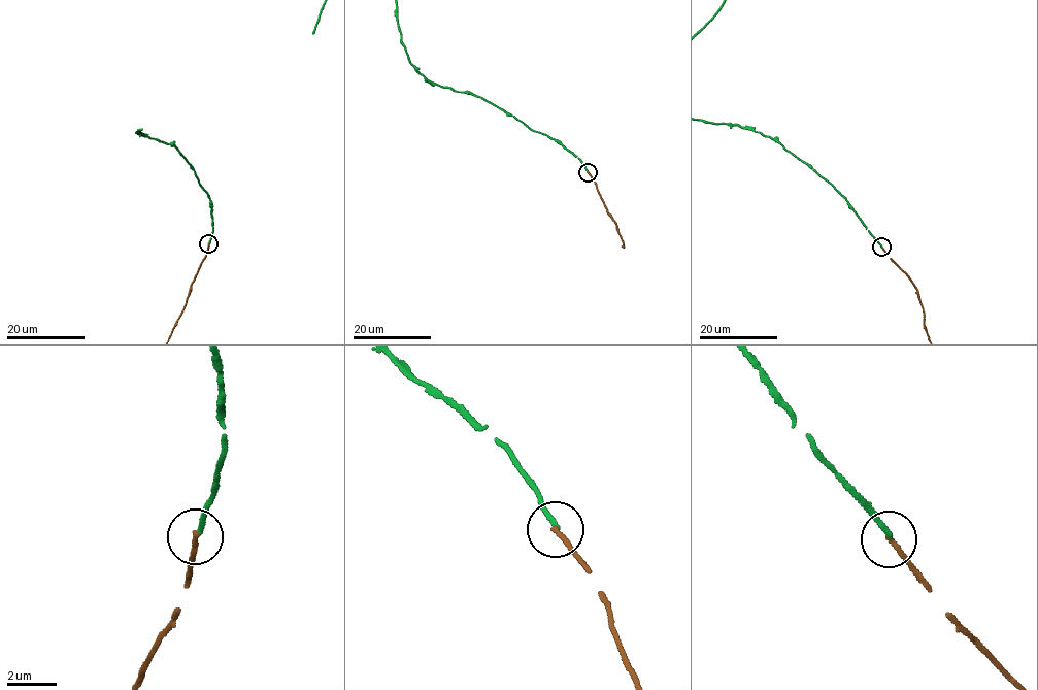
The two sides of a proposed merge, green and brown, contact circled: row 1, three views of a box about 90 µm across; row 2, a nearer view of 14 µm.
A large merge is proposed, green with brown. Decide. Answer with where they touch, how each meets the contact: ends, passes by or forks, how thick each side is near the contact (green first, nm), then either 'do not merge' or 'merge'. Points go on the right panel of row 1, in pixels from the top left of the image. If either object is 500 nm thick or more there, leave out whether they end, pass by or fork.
at (881, 247); green ends there; brown ends there; 190 nm thick on the green side, 200 nm on the other; do not merge

